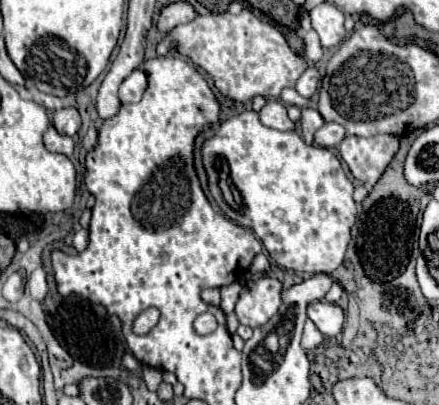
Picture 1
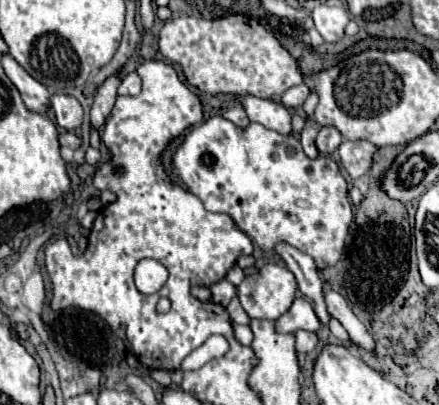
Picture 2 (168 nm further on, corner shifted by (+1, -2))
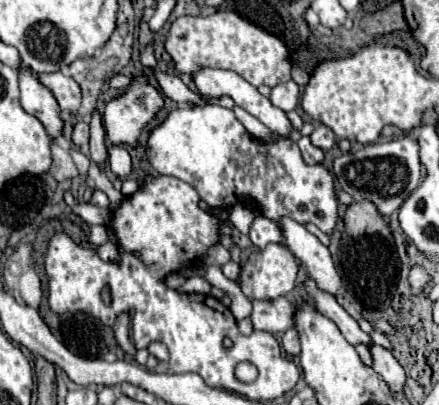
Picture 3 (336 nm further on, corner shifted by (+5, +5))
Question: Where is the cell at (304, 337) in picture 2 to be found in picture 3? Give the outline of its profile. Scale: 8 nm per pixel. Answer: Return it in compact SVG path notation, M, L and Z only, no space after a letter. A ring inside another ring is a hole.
M290 328L290 330L284 332L282 346L284 346L286 354L290 354L290 356L298 356L300 354L300 340L298 340L298 334L296 334L294 328Z

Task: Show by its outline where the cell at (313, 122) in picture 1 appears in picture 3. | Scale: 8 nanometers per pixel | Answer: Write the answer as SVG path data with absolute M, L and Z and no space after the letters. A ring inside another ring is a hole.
M300 138L298 140L298 148L302 152L302 160L306 164L322 164L324 162L324 152L316 146L312 146L310 138Z

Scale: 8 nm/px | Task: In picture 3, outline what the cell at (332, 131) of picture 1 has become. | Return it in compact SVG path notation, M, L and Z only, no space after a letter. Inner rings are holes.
M318 124L318 126L316 126L316 130L312 132L310 140L312 140L312 144L314 144L314 146L318 146L318 148L320 148L320 150L324 150L324 152L332 150L332 146L336 144L334 132L332 132L328 126L324 126L324 124Z

